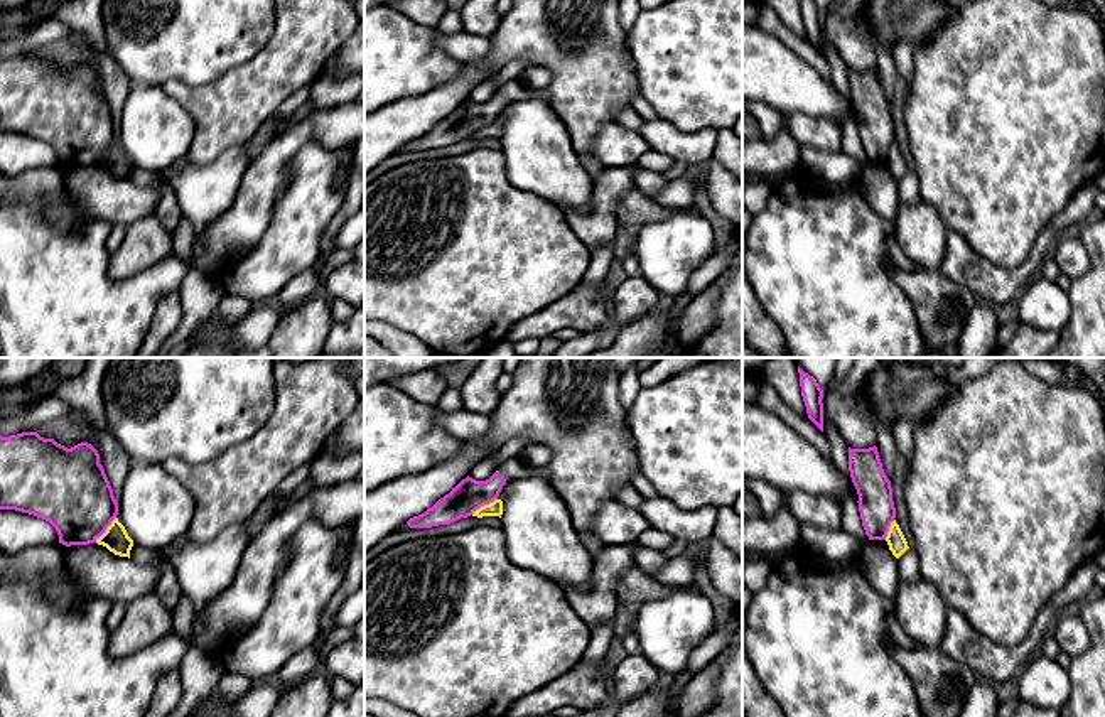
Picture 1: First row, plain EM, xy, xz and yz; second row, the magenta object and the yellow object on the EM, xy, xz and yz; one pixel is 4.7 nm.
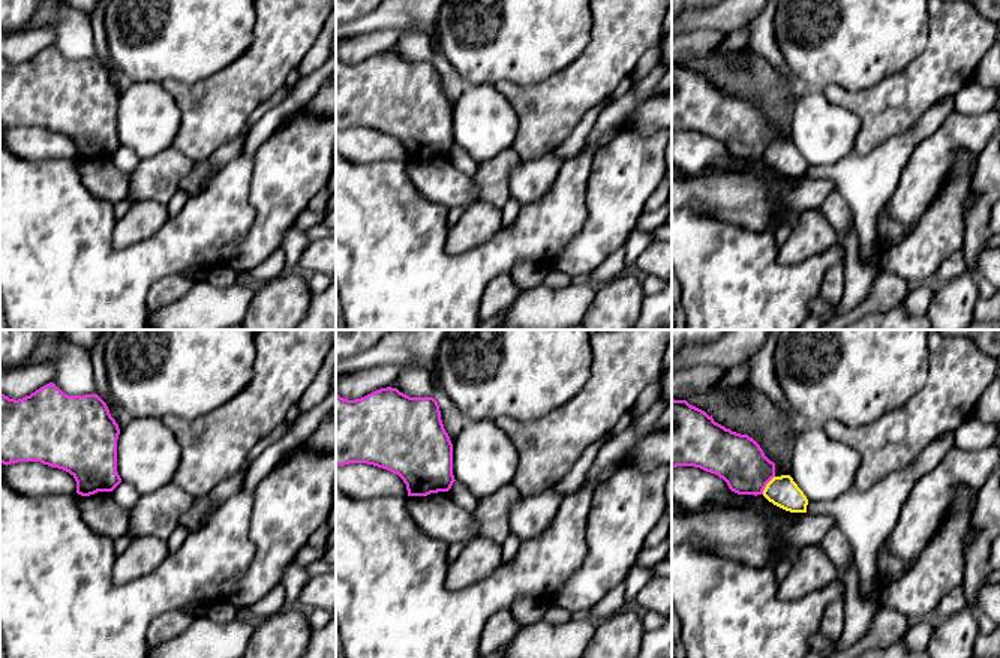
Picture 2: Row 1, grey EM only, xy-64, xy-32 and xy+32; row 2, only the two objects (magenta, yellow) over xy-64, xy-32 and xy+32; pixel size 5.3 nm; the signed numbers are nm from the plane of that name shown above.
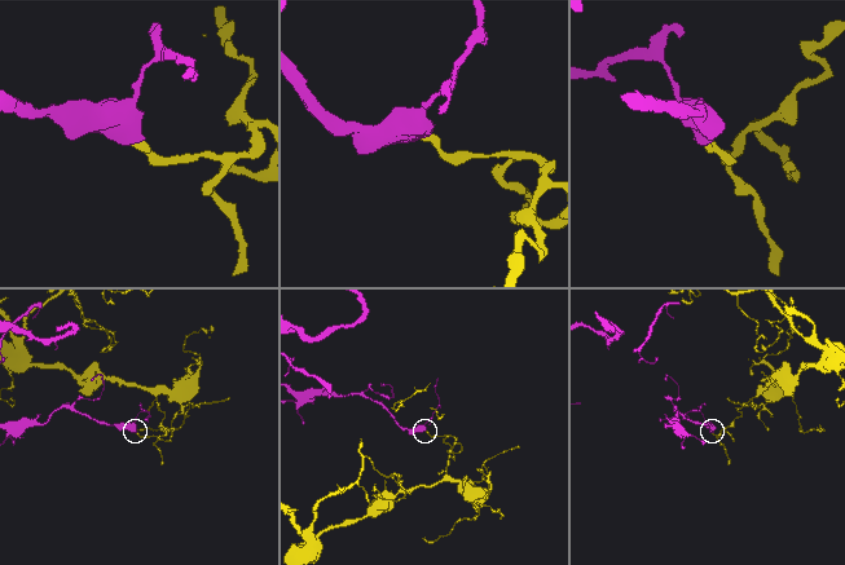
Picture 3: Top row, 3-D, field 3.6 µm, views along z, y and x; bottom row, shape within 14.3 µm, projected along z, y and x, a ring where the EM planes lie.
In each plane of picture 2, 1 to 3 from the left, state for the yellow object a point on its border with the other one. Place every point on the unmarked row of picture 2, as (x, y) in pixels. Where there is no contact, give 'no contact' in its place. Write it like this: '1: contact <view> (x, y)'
1: no contact
2: no contact
3: contact xy+32 (766, 147)

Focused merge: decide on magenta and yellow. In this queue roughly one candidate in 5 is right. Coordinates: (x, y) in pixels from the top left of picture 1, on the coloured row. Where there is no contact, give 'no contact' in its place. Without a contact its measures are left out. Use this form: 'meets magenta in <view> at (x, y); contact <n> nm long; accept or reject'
meets magenta in xy at (107, 527); contact 160 nm long; reject

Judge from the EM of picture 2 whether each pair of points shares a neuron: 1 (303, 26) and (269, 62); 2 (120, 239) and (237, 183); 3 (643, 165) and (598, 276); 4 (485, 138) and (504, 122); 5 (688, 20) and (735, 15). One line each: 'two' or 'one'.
1: one
2: two
3: two
4: one
5: one

